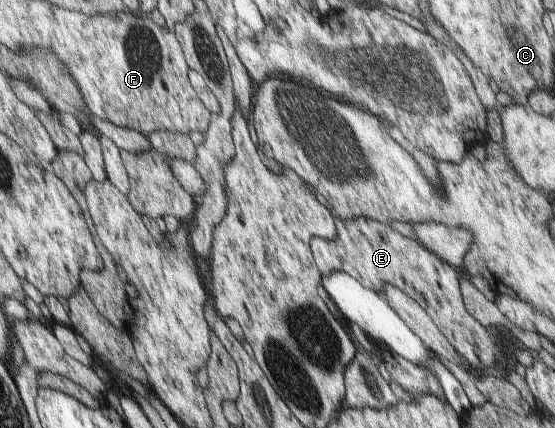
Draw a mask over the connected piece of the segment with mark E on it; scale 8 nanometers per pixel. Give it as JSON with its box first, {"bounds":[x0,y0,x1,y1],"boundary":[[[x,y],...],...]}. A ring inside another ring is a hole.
{"bounds":[310,217,496,372],"boundary":[[[359,217],[336,219],[335,223],[336,236],[332,240],[312,238],[310,244],[314,262],[322,274],[346,273],[355,277],[361,285],[380,292],[380,295],[384,287],[395,286],[427,311],[467,366],[472,366],[478,372],[479,368],[494,367],[496,346],[484,327],[466,312],[458,288],[458,274],[451,265],[384,222]]]}

